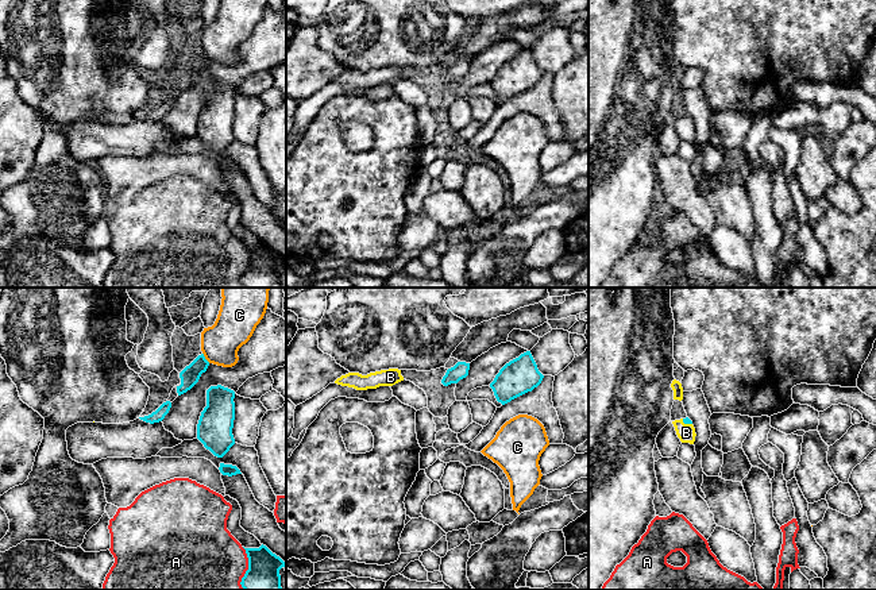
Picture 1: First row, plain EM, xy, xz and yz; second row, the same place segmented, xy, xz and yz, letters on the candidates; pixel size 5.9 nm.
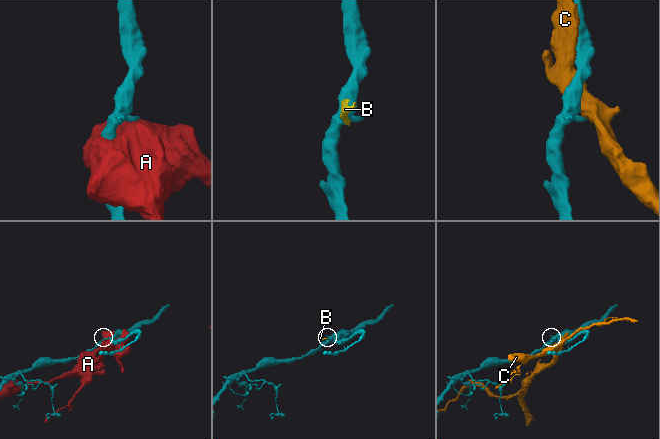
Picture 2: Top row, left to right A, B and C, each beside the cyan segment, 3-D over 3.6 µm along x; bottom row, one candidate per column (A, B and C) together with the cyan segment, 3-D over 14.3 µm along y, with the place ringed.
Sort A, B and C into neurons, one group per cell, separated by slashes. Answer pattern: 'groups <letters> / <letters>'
groups A / B / C

